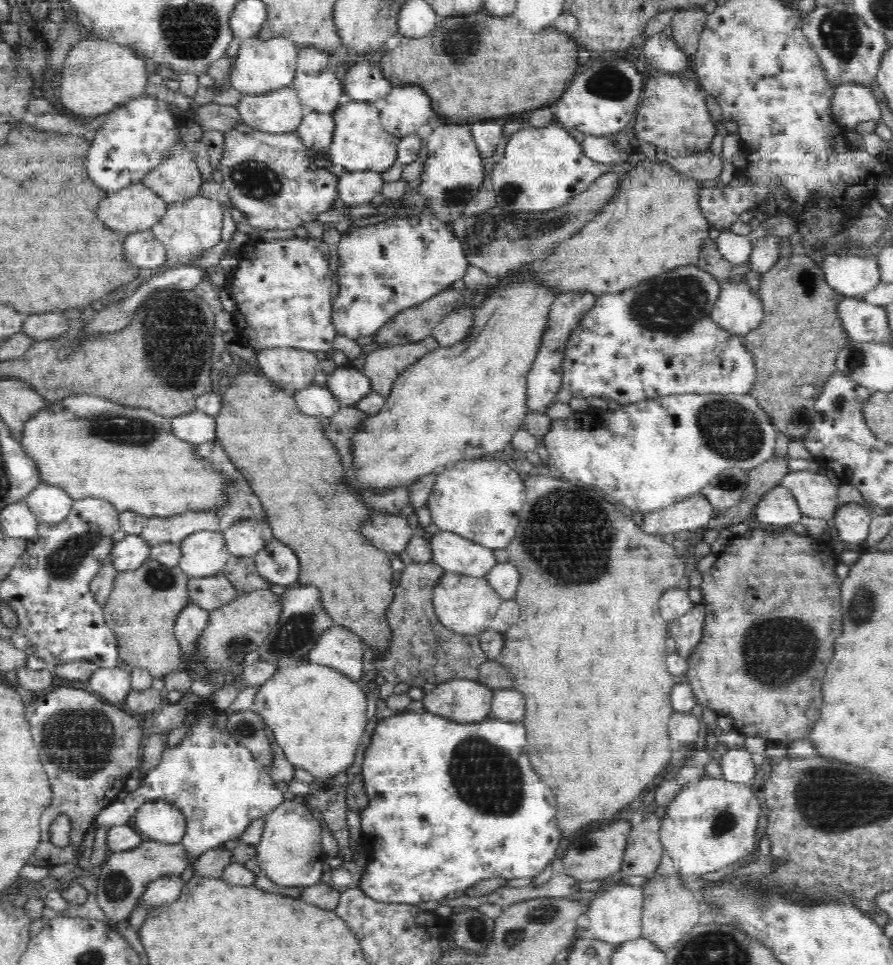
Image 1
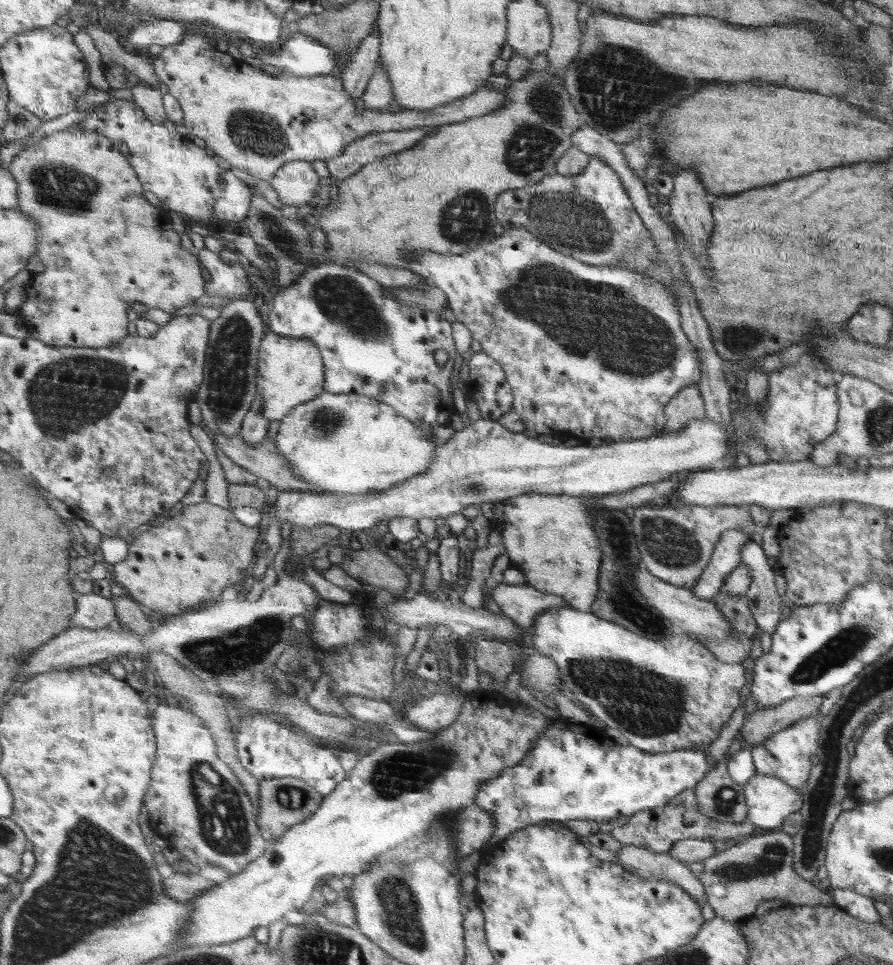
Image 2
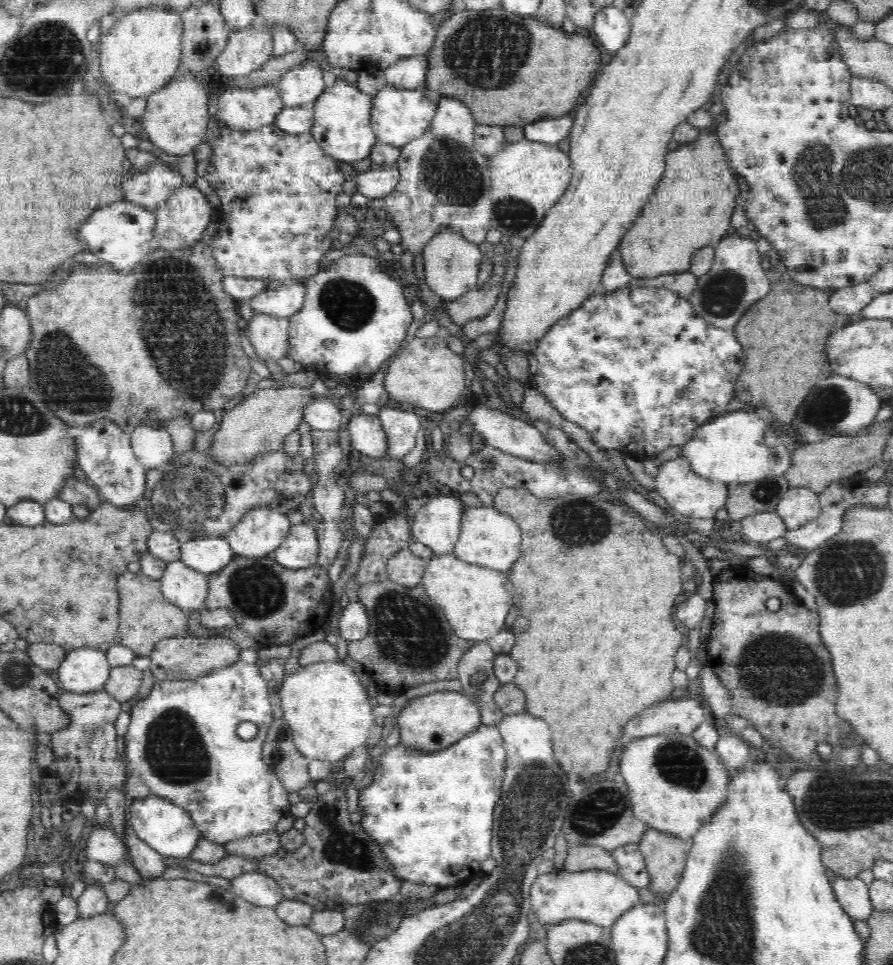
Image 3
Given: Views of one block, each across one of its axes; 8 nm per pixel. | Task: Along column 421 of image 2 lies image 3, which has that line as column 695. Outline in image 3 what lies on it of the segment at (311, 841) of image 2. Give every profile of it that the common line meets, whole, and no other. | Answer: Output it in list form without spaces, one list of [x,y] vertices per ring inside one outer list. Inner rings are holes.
[[[691,735],[650,736],[630,744],[620,758],[620,774],[630,784],[634,816],[650,829],[684,840],[700,831],[725,803],[734,773]]]

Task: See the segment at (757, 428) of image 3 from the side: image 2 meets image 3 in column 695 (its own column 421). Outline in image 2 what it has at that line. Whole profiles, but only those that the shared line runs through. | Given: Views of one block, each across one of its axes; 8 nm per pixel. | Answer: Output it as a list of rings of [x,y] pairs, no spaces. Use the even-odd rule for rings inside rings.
[[[327,390],[322,395],[316,396],[314,400],[310,400],[307,403],[299,404],[294,410],[286,416],[286,418],[280,421],[278,426],[278,433],[276,434],[276,448],[277,454],[285,461],[285,466],[301,479],[304,483],[307,483],[314,489],[319,489],[325,493],[331,494],[348,494],[348,495],[362,495],[374,491],[388,491],[390,488],[395,487],[398,484],[403,484],[406,480],[411,479],[413,476],[422,475],[431,467],[432,461],[434,461],[434,446],[430,444],[430,440],[426,442],[426,438],[422,436],[420,428],[417,425],[412,425],[411,420],[407,417],[400,416],[395,412],[389,404],[384,404],[383,401],[379,401],[377,398],[359,395],[356,393],[329,393]]]

